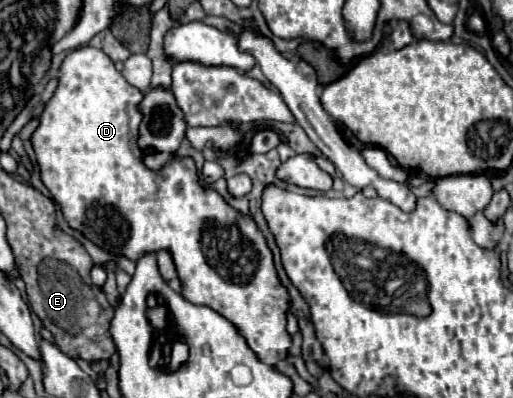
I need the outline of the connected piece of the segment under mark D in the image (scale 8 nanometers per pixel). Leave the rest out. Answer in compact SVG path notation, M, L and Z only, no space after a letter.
M91 46L71 50L59 68L59 86L47 102L41 124L31 138L43 184L59 202L69 226L83 232L97 246L131 260L137 260L145 252L167 248L177 266L185 300L207 306L227 318L261 362L273 366L285 360L291 346L291 336L285 330L289 294L275 274L273 256L263 234L251 216L239 214L217 192L199 184L199 174L191 158L175 158L157 172L143 166L141 150L137 148L137 104L141 98L143 92L127 84L105 52Z

